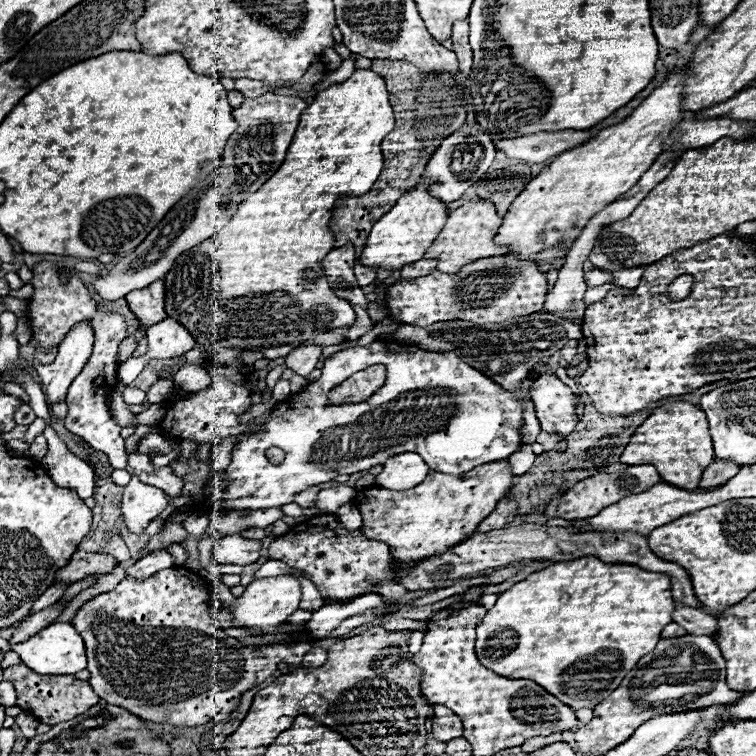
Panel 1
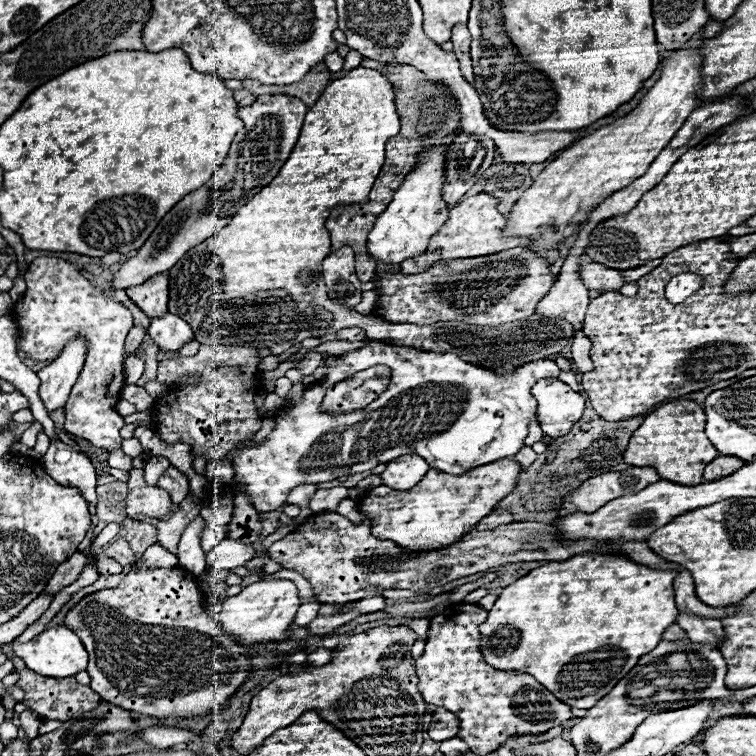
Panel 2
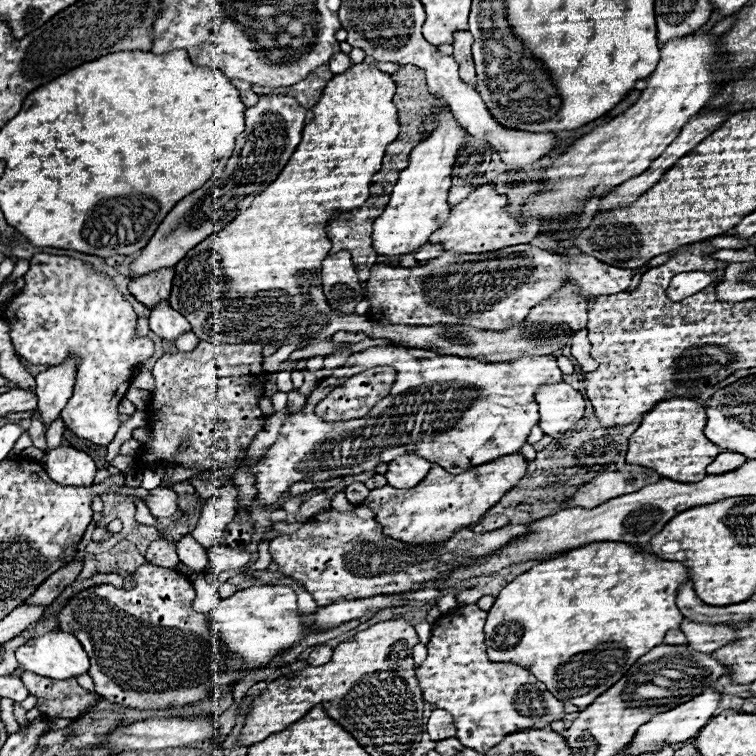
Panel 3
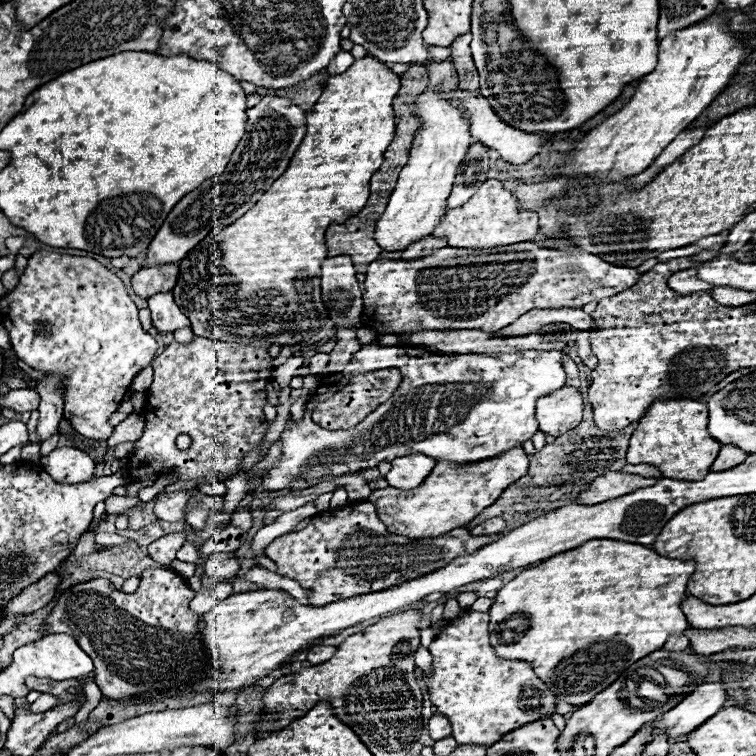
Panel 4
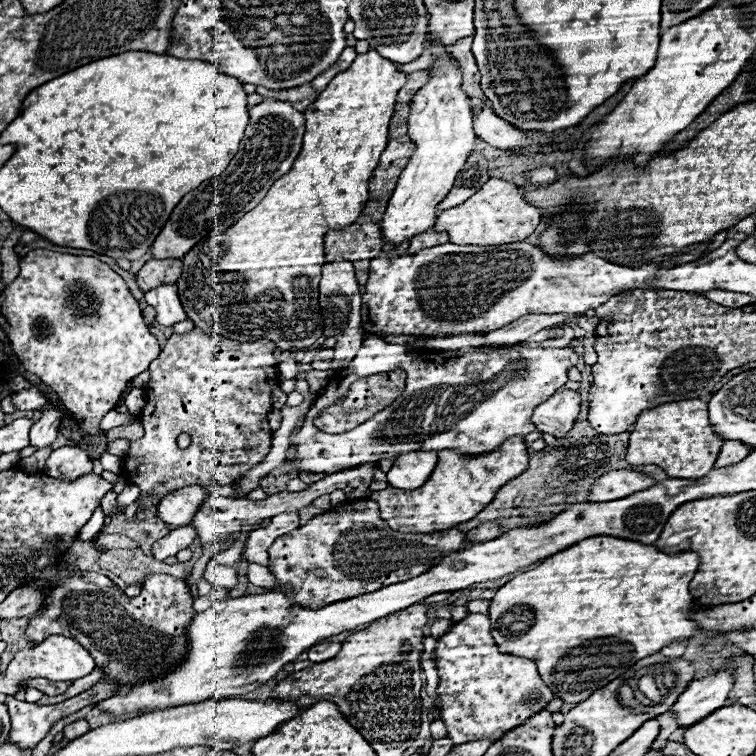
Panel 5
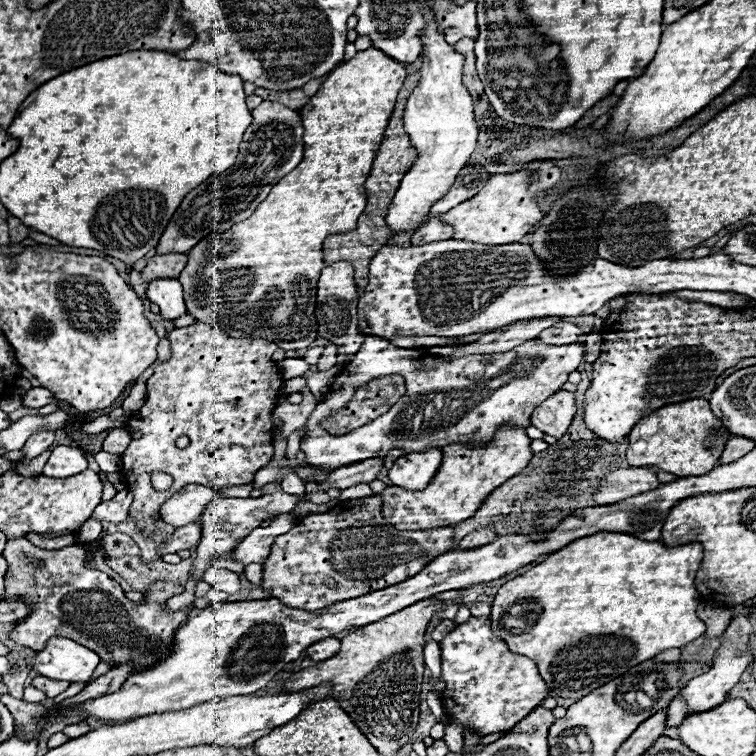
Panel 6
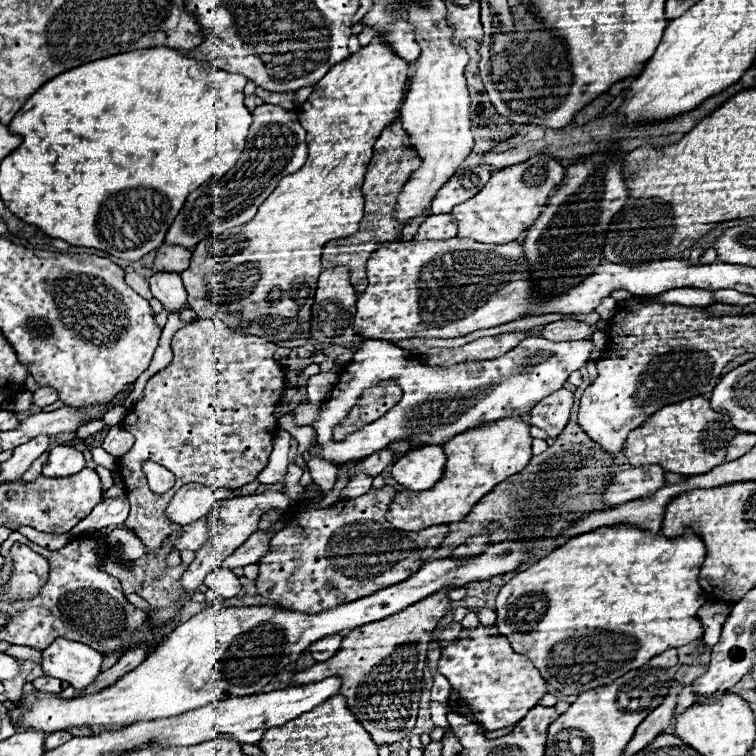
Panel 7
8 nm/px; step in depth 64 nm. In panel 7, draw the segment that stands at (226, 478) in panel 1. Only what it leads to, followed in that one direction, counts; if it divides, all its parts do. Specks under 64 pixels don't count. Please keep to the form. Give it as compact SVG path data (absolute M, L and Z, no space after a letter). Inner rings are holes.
M530 336L508 354L494 358L492 362L466 362L452 366L452 370L428 370L428 366L420 366L420 358L410 350L402 350L392 342L364 340L354 360L340 372L330 398L320 406L320 420L312 424L318 432L316 448L310 452L332 464L344 464L384 450L390 442L396 440L408 440L414 446L444 444L456 434L462 434L480 424L530 412L536 402L560 390L570 372L580 370L592 352L592 340L554 342L540 336ZM372 380L392 380L402 384L402 400L376 422L344 438L344 442L334 442L334 428L348 416L356 402L356 384L372 384Z

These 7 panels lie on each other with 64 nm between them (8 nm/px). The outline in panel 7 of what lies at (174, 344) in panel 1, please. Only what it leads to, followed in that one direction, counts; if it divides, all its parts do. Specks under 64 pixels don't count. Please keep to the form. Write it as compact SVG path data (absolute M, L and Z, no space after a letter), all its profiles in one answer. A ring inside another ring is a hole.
M156 272L150 276L152 296L158 298L168 312L174 312L186 304L186 290L180 274Z

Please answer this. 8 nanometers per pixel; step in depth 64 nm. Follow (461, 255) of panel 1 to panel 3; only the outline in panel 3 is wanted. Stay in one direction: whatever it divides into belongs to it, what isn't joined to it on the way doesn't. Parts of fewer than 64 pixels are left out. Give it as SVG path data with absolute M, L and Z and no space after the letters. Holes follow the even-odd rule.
M494 184L478 186L460 206L454 206L450 210L450 218L430 236L430 242L444 244L446 250L454 250L460 254L472 254L472 252L494 252L506 246L516 244L530 244L538 236L540 222L536 218L526 218L524 222L518 222L508 210L508 198L504 194L496 192Z

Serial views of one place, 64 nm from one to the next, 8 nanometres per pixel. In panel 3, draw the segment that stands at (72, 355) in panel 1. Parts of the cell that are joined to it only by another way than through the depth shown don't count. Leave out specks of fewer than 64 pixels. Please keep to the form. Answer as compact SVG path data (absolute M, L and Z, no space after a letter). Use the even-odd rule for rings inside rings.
M68 360L64 366L52 366L36 376L36 396L38 412L44 418L44 428L50 428L56 418L60 418L72 394L72 382L76 378L76 362Z

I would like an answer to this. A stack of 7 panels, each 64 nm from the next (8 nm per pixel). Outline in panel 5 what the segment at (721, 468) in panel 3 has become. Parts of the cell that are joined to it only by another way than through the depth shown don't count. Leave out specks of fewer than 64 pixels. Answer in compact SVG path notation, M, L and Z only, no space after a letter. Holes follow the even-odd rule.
M726 440L720 450L720 456L716 460L716 466L730 466L732 462L740 462L740 458L750 454L750 450L752 448L742 444L740 440Z

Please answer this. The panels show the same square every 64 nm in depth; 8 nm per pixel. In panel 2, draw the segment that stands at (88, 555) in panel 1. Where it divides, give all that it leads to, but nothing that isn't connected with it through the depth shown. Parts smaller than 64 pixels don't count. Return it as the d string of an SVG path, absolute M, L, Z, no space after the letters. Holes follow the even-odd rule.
M82 552L72 554L72 558L68 558L68 562L64 562L64 564L58 566L58 570L56 570L54 576L50 578L50 582L46 584L46 588L44 588L42 594L54 596L54 594L58 594L62 588L66 588L66 586L70 586L72 582L76 582L76 578L80 576L80 572L82 572L82 568L86 566L86 562L88 562L88 560L86 560L86 554L82 554ZM96 560L96 566L98 566L98 572L100 574L122 574L122 566L118 562L112 562L112 560Z

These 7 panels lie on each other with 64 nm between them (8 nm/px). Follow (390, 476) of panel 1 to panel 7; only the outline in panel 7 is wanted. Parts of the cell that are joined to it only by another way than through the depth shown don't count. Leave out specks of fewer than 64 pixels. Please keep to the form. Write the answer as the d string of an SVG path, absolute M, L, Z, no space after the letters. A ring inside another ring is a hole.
M422 446L404 454L394 466L392 476L408 490L430 490L442 478L446 454L440 446Z

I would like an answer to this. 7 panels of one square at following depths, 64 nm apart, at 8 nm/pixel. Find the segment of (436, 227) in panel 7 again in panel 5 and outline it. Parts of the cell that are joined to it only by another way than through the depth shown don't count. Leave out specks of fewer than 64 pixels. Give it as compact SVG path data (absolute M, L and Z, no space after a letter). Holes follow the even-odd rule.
M434 228L422 232L422 234L416 234L412 240L410 240L410 248L408 252L416 252L416 250L422 250L424 246L436 246L436 244L444 244L448 242L448 232L436 232Z

